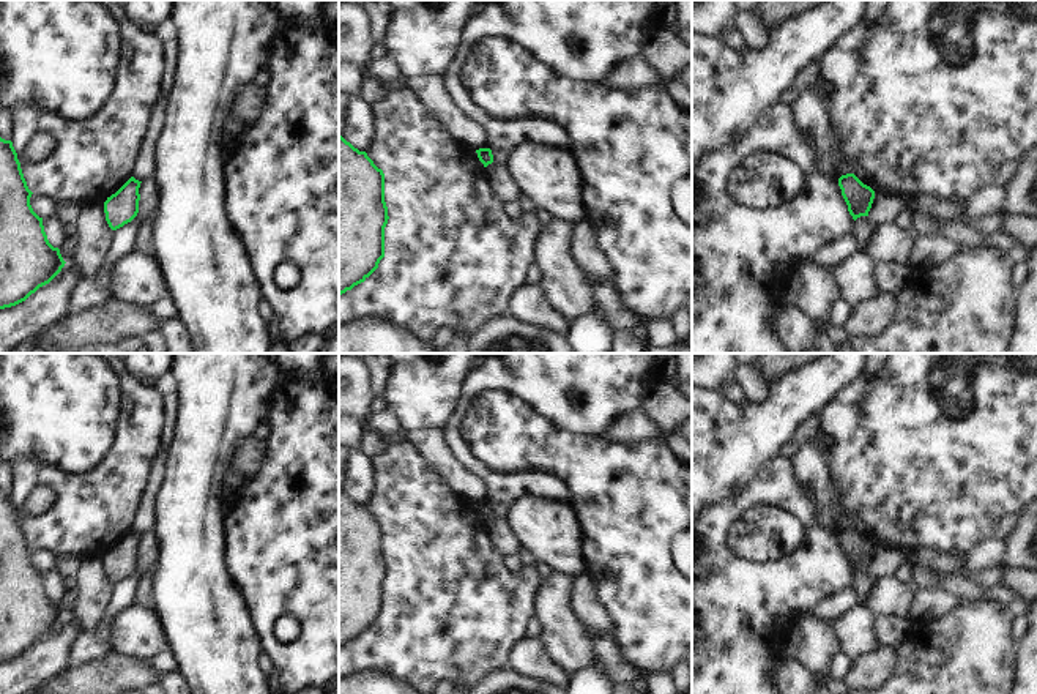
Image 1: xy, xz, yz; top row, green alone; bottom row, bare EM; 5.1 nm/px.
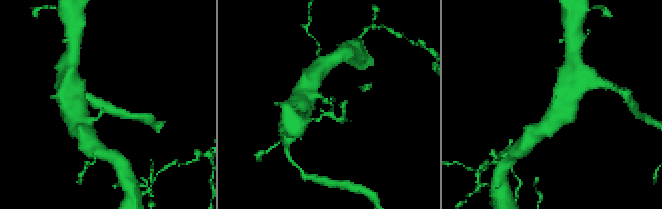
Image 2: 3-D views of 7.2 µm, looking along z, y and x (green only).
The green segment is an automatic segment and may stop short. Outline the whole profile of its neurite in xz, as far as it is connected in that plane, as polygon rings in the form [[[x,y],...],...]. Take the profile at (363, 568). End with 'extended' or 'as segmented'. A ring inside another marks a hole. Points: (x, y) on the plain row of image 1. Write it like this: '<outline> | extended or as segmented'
[[[339,491],[339,648],[364,636],[385,610],[385,527]]] | as segmented

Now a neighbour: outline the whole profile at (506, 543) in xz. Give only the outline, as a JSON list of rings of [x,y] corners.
[[[492,516],[485,520],[485,528],[492,544],[503,558],[523,554],[520,541],[507,520],[501,520]]]

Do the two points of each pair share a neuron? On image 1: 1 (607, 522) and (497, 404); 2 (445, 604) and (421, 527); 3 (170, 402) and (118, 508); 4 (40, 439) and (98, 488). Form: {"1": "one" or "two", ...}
{"1": "one", "2": "one", "3": "two", "4": "two"}

